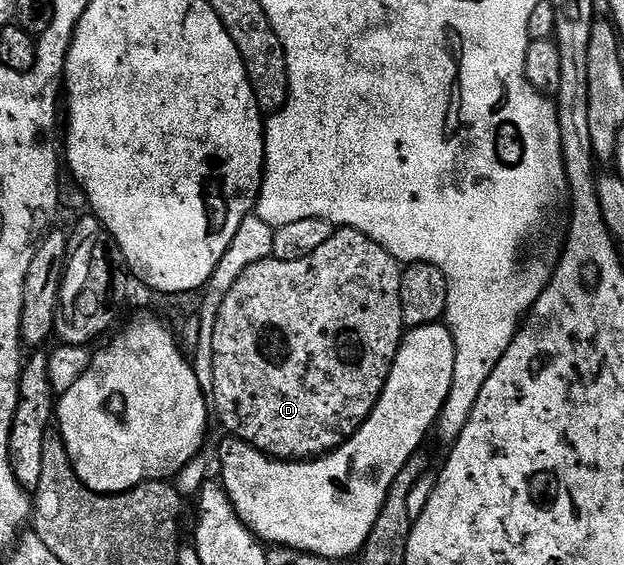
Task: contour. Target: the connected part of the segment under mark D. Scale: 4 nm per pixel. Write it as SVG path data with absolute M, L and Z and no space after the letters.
M338 228L331 231L328 242L319 246L308 258L299 258L297 262L280 262L273 258L256 262L248 266L235 285L223 300L212 343L212 370L214 382L212 391L212 408L218 411L218 420L227 428L229 435L245 444L251 444L265 456L275 460L312 460L332 452L345 442L351 440L360 430L362 423L369 418L384 386L388 382L388 374L394 365L398 347L402 344L404 325L402 322L402 303L400 302L400 286L402 285L403 265L384 250L372 238L360 234L360 230Z

